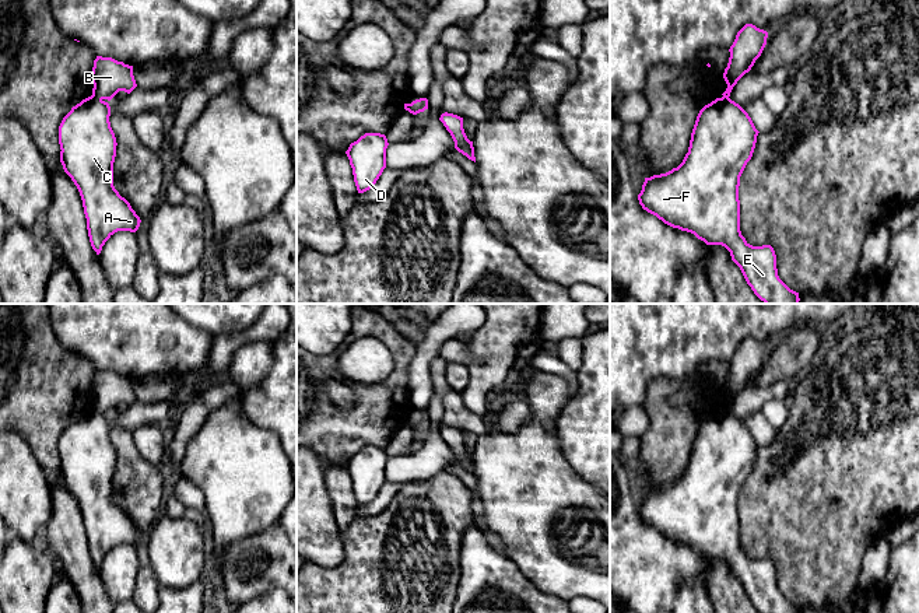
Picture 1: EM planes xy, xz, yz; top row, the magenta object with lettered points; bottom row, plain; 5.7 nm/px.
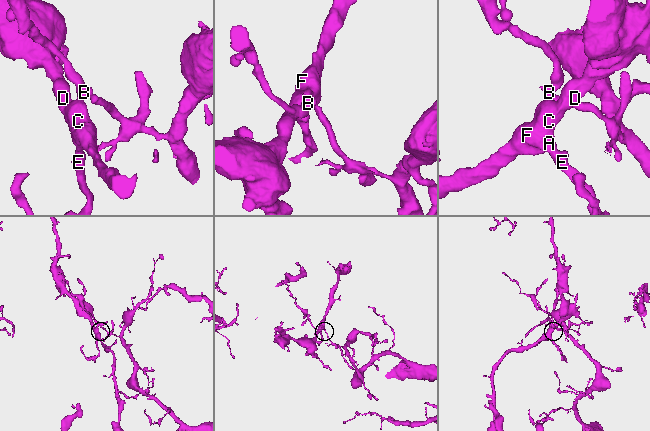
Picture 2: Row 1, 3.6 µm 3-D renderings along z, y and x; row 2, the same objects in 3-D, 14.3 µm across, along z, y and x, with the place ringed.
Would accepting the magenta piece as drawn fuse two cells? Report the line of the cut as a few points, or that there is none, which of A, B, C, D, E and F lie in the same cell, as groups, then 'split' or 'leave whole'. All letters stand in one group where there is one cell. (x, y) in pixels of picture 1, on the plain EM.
cut xy (91, 409), (101, 413); groups A C D E F / B; split

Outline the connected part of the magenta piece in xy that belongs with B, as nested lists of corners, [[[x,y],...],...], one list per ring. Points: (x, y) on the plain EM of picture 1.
[[[97,369],[92,381],[92,409],[97,413],[111,414],[119,404],[130,407],[136,400],[133,379],[112,371]]]

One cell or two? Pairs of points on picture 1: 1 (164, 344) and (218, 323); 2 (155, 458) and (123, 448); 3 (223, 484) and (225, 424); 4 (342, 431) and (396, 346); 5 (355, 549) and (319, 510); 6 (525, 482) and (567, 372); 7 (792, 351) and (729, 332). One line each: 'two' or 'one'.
1: two
2: two
3: one
4: one
5: two
6: two
7: two

